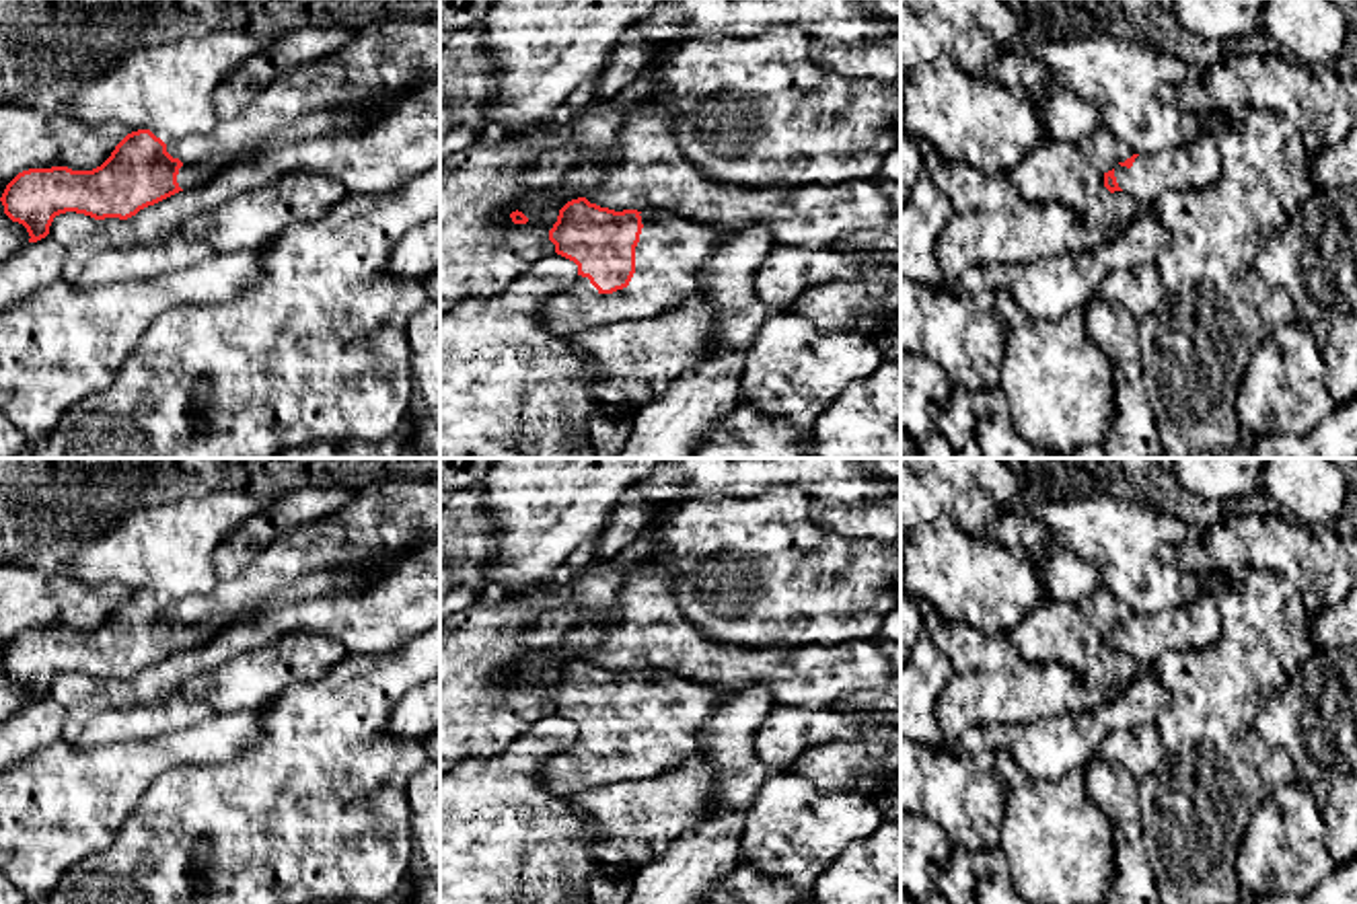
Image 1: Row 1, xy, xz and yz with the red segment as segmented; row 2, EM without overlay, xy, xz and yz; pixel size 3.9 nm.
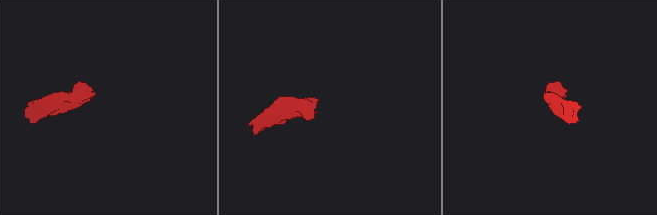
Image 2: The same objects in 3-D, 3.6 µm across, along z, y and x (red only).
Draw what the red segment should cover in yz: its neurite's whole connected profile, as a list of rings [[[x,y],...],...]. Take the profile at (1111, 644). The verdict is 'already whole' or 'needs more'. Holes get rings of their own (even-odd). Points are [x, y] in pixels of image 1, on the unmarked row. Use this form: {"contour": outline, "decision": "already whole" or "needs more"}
{"contour": [[[1199,594],[1188,606],[1158,614],[1133,614],[1104,633],[1104,647],[1131,653],[1143,670],[1156,666],[1168,649],[1203,649],[1217,639],[1219,606],[1211,594]]], "decision": "needs more"}

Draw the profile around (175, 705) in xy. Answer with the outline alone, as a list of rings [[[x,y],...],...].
[[[181,690],[160,701],[138,705],[132,709],[109,709],[99,713],[72,744],[76,750],[90,750],[103,744],[119,744],[125,740],[150,740],[197,725],[216,711],[199,701],[193,703]]]

